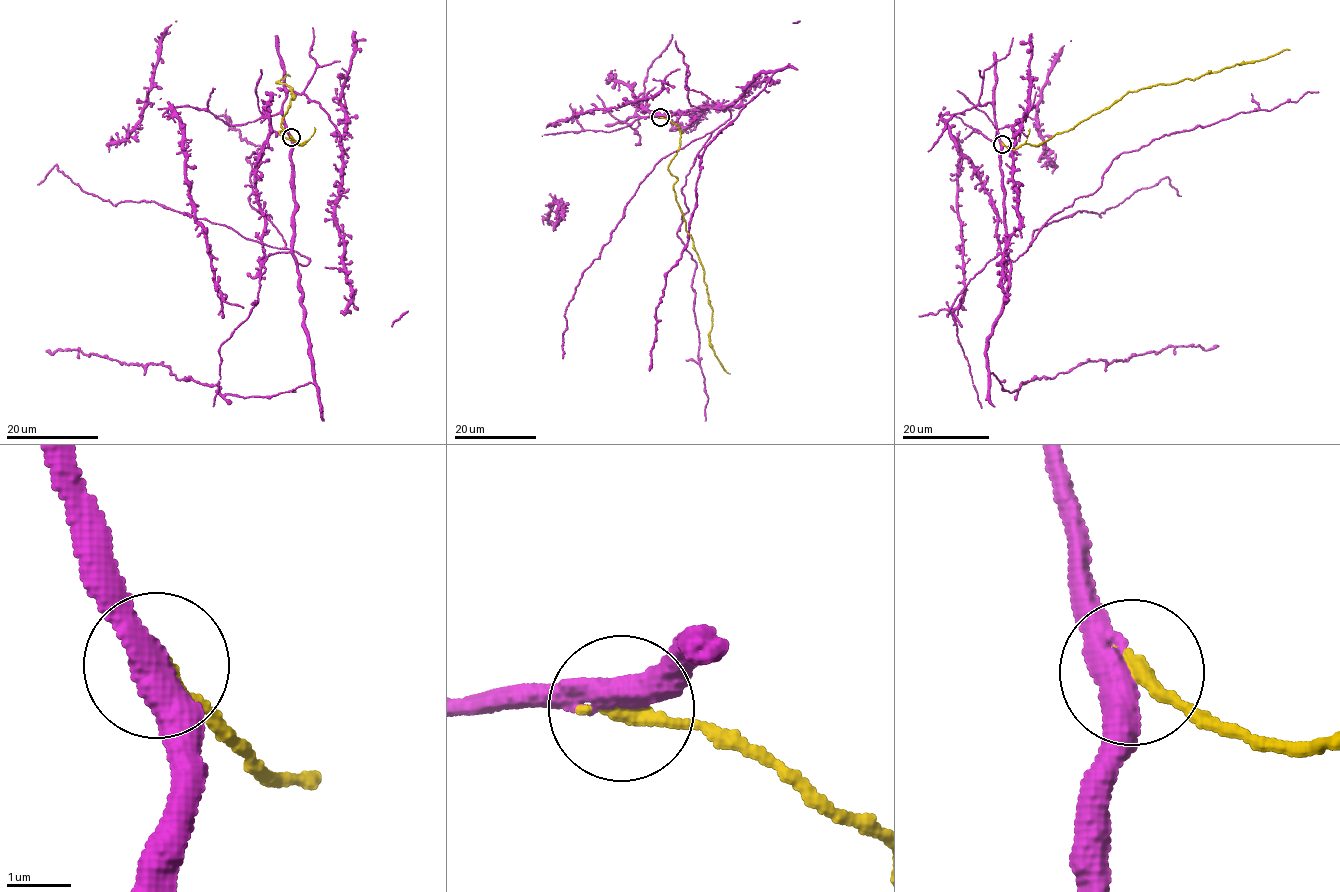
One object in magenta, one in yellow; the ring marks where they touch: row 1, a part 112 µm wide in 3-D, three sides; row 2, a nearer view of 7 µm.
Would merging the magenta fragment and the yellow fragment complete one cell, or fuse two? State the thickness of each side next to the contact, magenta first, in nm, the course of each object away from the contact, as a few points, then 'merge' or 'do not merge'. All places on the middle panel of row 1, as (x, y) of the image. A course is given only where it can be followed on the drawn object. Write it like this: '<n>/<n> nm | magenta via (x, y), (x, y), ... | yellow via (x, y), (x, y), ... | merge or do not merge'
440/280 nm | magenta via (660, 117), (732, 105), (755, 76), (772, 74), (704, 150), (687, 246), (666, 273), (657, 309), (649, 371) | yellow via (660, 117), (680, 132), (668, 167), (677, 179), (674, 190), (702, 267), (712, 313), (709, 345), (730, 374) | merge

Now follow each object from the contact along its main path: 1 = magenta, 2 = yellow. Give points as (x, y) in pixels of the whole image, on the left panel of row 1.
1: (291, 136), (293, 257), (312, 383), (242, 397), (177, 379), (157, 363), (45, 350)
2: (291, 136), (305, 142), (279, 133), (296, 95), (275, 83), (290, 76)

